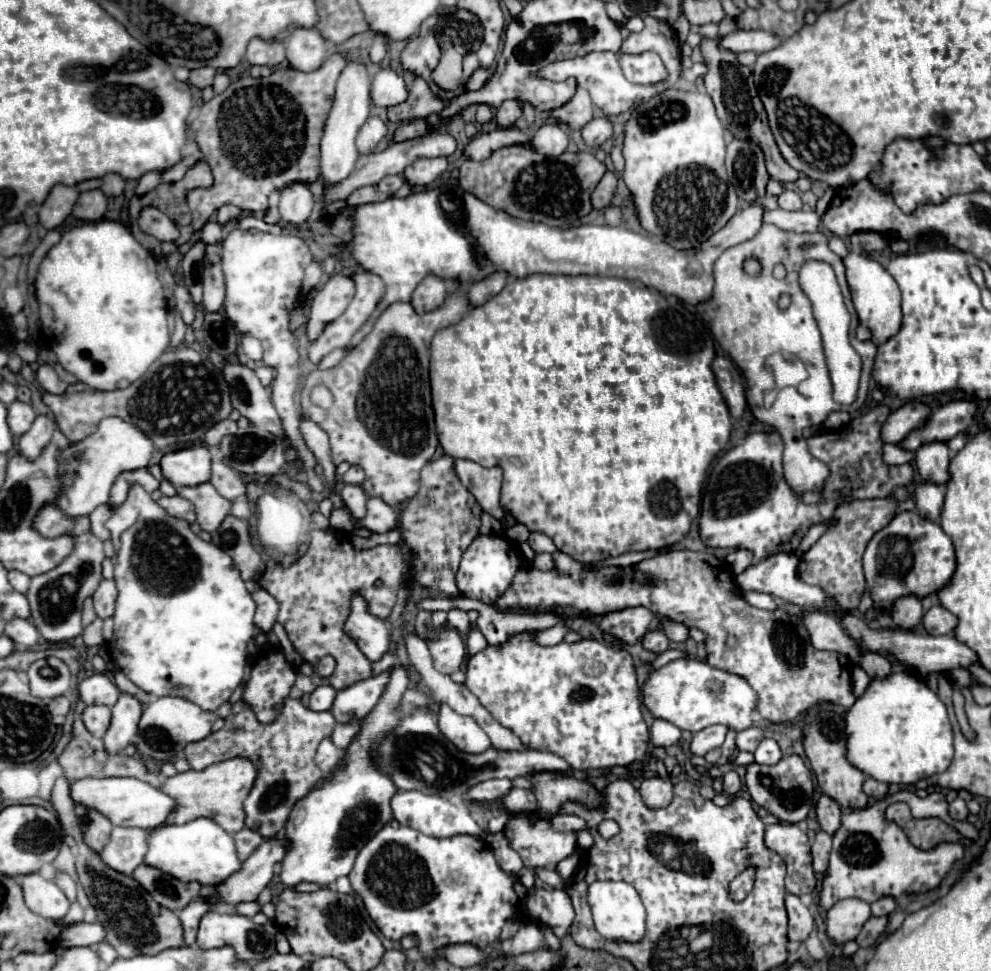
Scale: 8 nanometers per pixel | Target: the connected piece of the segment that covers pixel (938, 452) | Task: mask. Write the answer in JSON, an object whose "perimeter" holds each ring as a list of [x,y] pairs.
{"perimeter":[[[931,442],[923,444],[915,456],[917,470],[925,482],[931,484],[947,484],[949,482],[949,462],[951,454],[947,444]]]}

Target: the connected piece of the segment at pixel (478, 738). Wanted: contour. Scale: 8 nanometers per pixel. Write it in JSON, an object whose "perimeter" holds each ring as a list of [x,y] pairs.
{"perimeter":[[[441,706],[439,710],[439,728],[459,750],[469,754],[481,754],[491,744],[489,736],[473,718],[455,714],[449,706]]]}

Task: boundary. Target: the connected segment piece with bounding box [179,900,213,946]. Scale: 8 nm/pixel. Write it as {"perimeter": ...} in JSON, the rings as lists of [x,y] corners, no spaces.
{"perimeter":[[[193,900],[193,904],[185,906],[181,912],[179,912],[179,920],[183,924],[183,938],[185,938],[185,944],[191,946],[195,944],[195,934],[197,934],[197,928],[199,928],[199,920],[201,916],[211,910],[213,906],[207,904],[207,902],[201,902],[201,900]]]}

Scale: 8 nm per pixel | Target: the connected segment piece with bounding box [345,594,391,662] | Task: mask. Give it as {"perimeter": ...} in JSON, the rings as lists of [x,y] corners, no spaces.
{"perimeter":[[[361,594],[351,596],[351,612],[345,620],[345,632],[371,662],[377,662],[391,646],[387,620],[371,614],[369,604]]]}

